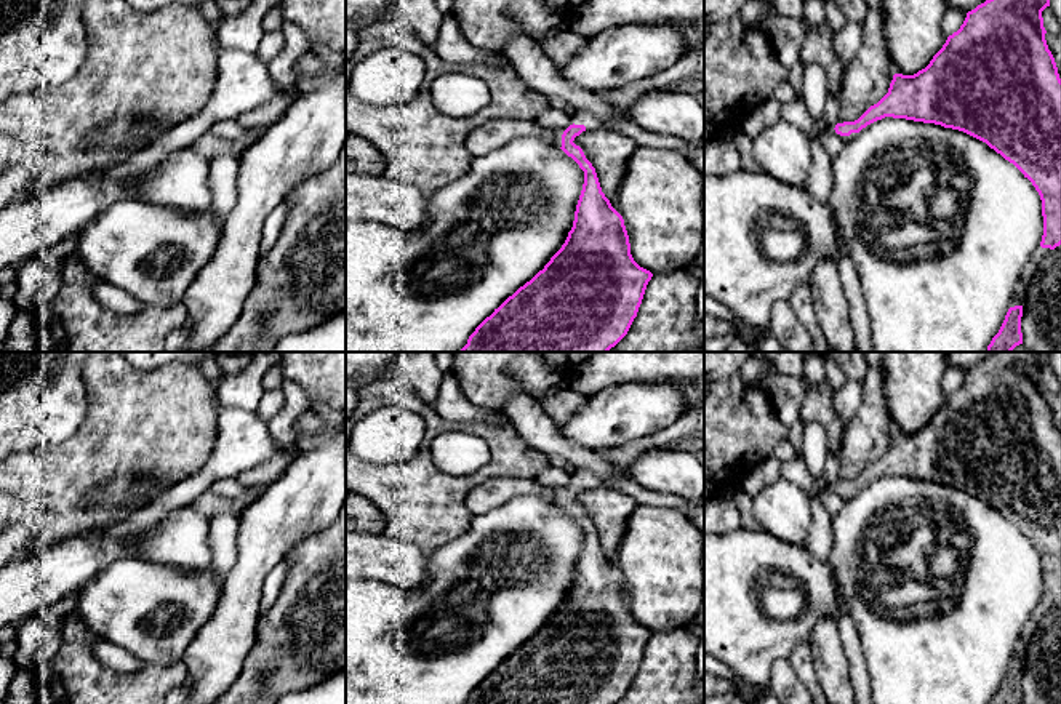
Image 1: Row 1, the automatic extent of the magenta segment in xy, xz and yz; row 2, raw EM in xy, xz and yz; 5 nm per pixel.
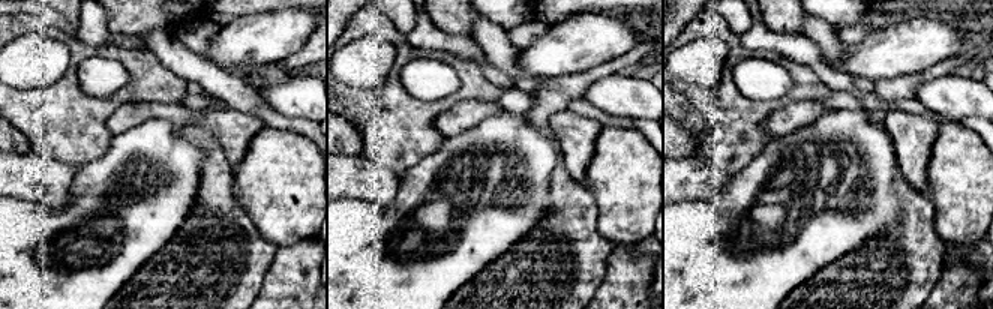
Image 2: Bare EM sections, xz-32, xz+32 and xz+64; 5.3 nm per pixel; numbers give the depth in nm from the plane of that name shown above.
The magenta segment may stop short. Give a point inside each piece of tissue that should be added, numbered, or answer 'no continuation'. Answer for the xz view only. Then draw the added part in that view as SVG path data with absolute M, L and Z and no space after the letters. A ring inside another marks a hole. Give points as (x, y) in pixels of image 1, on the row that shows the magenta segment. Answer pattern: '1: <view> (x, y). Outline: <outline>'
1: xz (578, 117). Outline: M571 109L570 115L571 115L570 125L573 125L573 123L575 125L584 125L586 131L599 130L603 126L600 118L589 110Z

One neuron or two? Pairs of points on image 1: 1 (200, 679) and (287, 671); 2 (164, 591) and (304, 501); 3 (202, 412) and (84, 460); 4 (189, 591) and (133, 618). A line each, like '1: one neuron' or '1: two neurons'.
1: two neurons
2: two neurons
3: one neuron
4: one neuron

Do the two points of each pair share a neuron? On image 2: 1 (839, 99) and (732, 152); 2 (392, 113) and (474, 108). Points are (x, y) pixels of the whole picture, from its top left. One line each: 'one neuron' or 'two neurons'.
1: two neurons
2: two neurons

